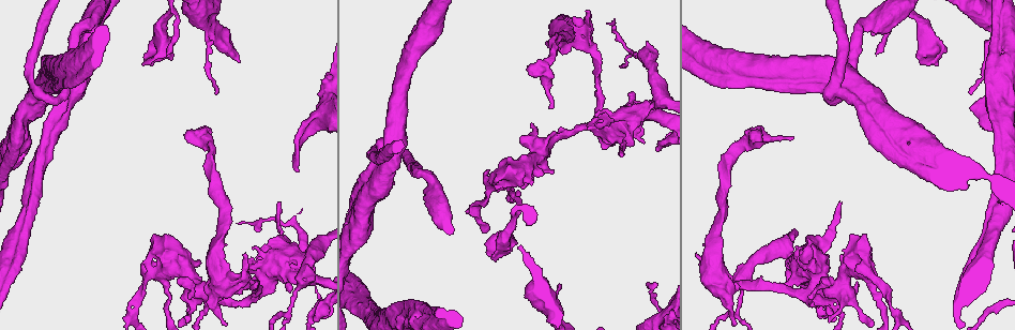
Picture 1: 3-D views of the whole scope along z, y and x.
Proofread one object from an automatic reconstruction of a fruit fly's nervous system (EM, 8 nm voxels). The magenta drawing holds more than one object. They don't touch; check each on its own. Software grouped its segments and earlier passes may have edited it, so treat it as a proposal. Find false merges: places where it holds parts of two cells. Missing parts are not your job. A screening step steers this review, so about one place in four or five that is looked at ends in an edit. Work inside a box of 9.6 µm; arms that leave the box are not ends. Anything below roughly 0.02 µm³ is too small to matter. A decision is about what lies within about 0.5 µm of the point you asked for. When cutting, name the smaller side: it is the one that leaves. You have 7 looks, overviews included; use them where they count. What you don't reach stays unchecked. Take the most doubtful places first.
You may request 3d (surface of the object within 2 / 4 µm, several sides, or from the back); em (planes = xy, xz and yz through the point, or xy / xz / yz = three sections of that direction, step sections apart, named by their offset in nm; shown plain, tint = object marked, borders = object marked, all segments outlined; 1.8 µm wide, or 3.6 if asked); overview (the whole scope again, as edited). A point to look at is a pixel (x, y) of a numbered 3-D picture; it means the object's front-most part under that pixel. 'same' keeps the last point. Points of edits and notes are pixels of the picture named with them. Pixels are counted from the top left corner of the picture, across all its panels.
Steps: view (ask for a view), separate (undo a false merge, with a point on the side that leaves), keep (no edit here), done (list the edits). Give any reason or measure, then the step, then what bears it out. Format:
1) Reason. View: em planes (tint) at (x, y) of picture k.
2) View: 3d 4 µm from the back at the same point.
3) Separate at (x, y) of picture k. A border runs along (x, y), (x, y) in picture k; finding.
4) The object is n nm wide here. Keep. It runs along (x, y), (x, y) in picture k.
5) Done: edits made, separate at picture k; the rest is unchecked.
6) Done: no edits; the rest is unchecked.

Calibre changes. View: 3d 4 µm at (835, 87) of picture 1.

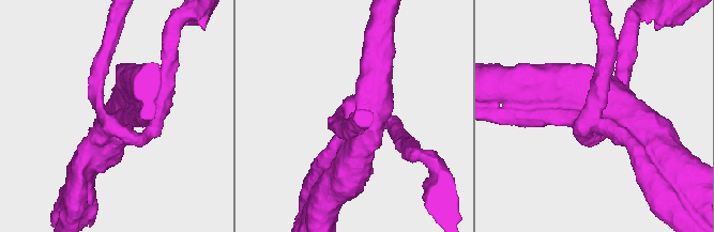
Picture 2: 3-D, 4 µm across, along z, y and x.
View: em planes (tint) at (122, 109) of picture 2.

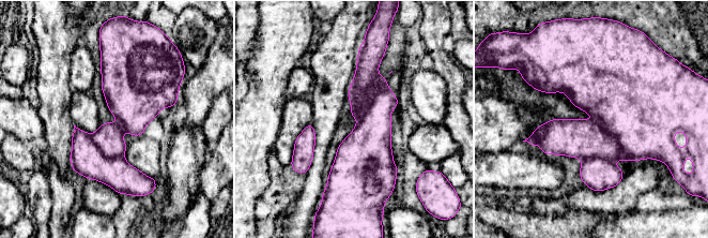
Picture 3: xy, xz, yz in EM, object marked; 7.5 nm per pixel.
The object is 280 nm wide here. Separate at (87, 159) of picture 3. The part that leaves runs along (76, 131), (108, 170), (143, 177) in picture 3; a second cell is stuck on.

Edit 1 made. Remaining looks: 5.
A fork. View: em 3.6 µm planes (tint) at (168, 265) of picture 1.

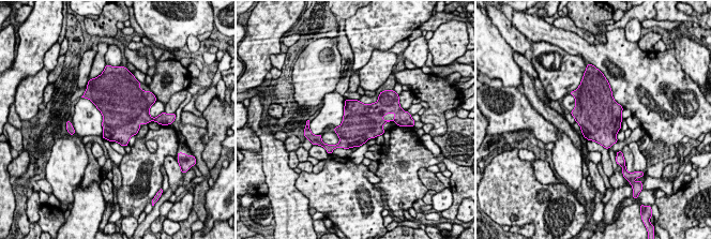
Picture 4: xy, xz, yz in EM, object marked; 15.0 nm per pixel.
Keep. All the same cell.

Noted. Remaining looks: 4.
View: em 3.6 µm planes (tint) at (980, 259) of picture 1.

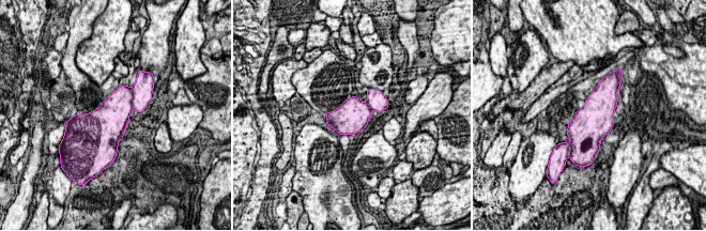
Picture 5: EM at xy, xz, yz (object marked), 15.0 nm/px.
Separate at (142, 89) of picture 5. A border runs along (131, 88), (133, 109) in picture 5; a second cell is stuck on.

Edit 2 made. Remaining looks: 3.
Done: edits made, separate at picture 3, separate at picture 5; the rest is unchecked.

